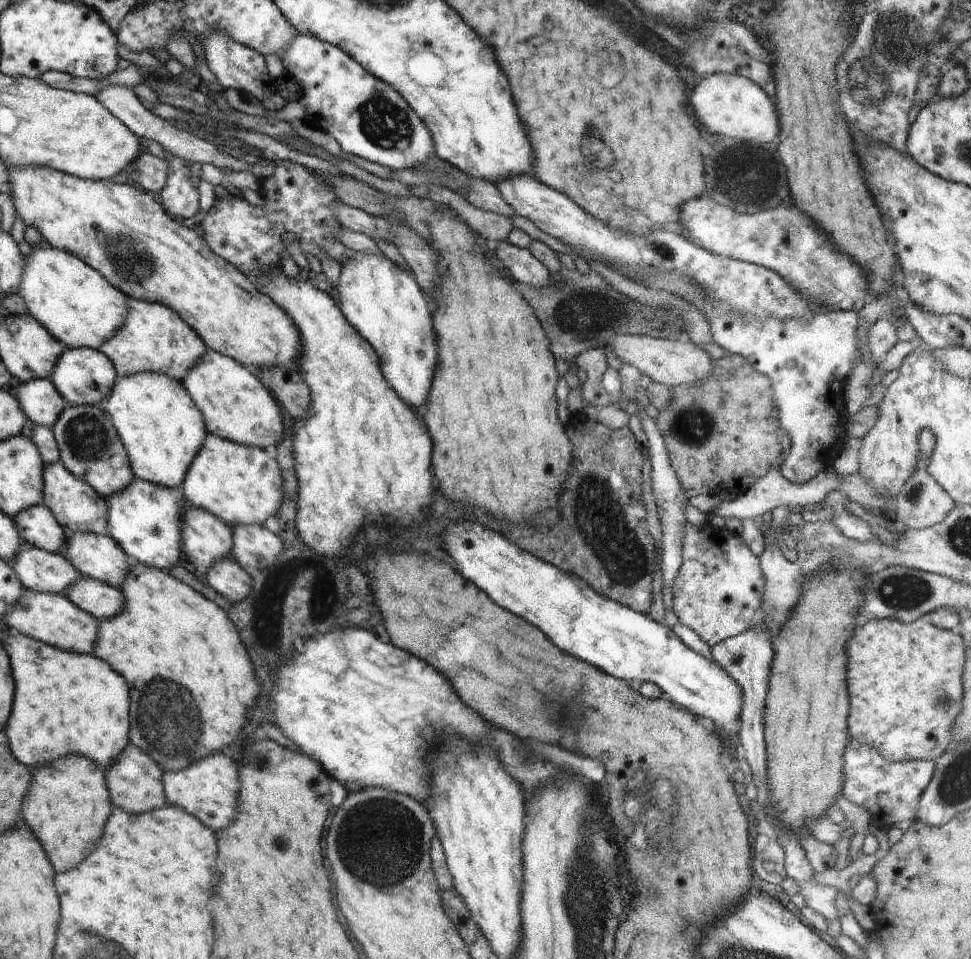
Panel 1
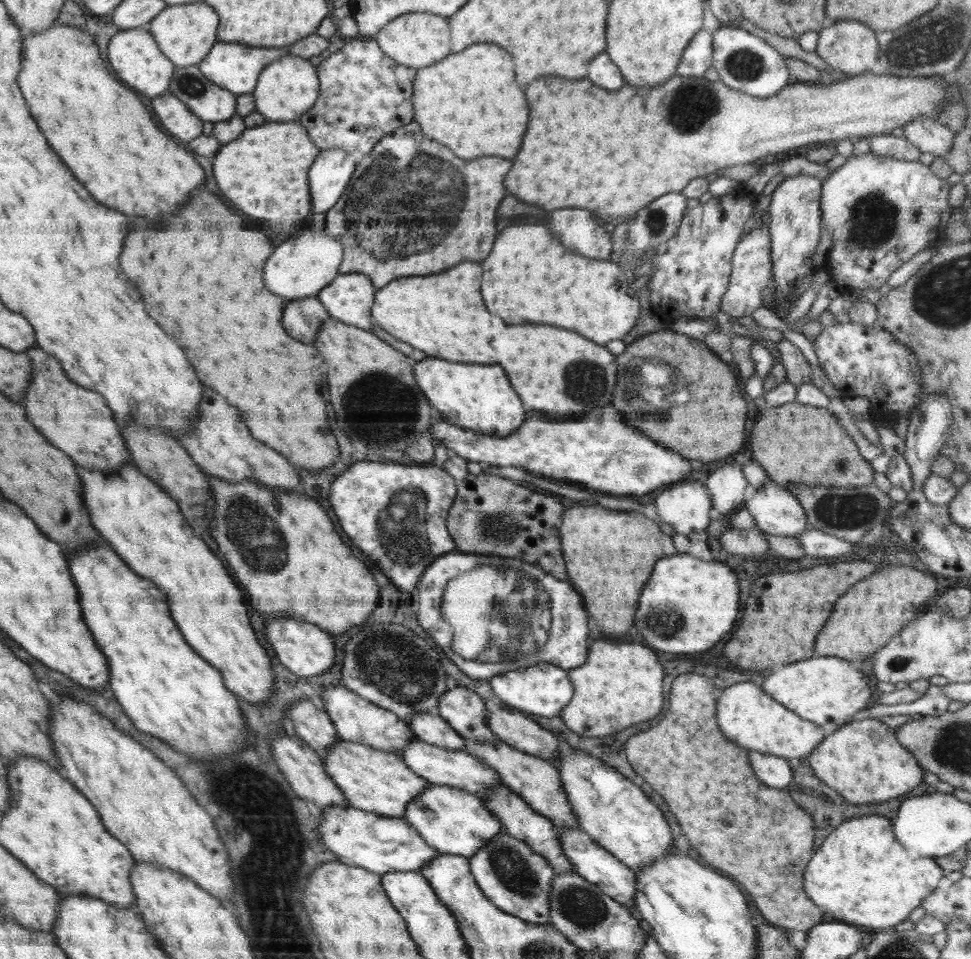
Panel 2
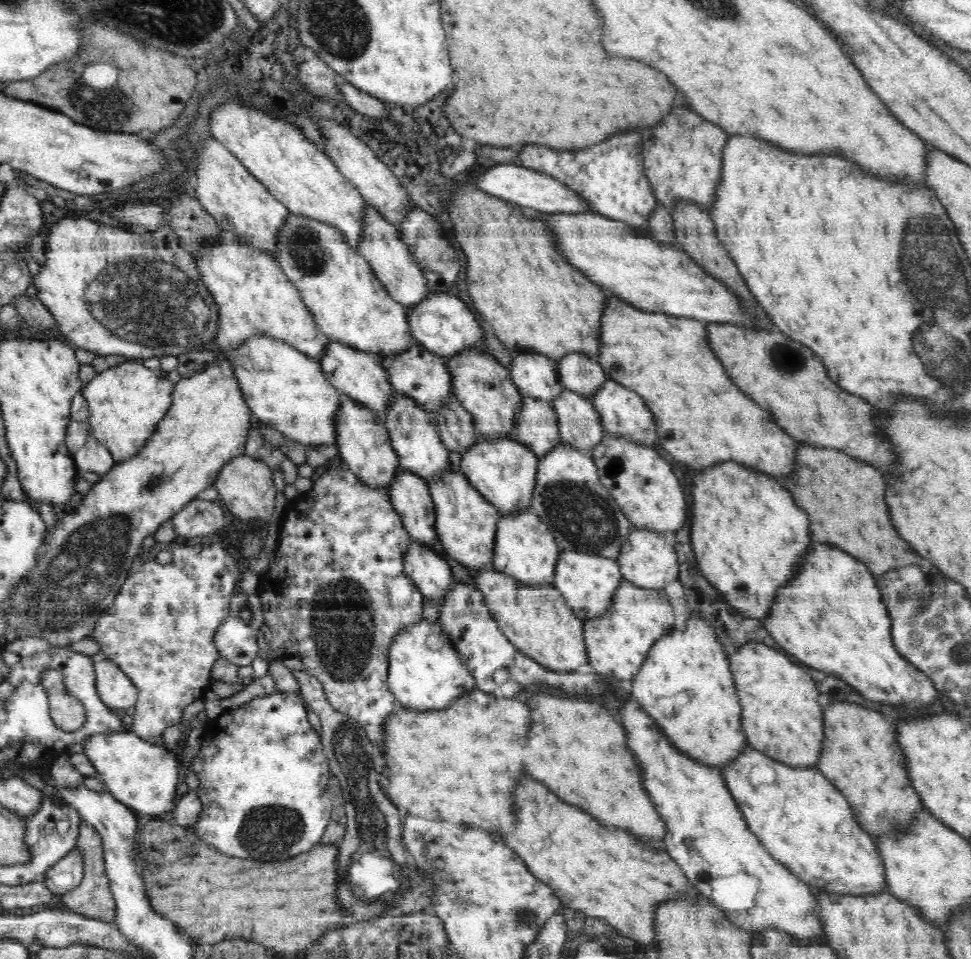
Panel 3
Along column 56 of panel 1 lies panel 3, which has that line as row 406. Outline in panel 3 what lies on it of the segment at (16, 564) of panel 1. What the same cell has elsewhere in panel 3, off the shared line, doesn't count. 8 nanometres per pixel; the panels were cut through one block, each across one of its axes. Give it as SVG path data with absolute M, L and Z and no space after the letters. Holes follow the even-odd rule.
M562 388L563 392L552 402L560 431L561 442L568 442L570 446L578 450L594 450L604 434L603 426L598 411L594 408L591 400L588 400L576 392Z

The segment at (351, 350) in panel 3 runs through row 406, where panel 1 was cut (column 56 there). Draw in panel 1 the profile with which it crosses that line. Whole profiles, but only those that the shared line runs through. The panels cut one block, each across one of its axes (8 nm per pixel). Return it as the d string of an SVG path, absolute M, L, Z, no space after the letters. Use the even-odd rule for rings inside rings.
M66 347L50 380L69 405L95 405L99 407L104 400L108 400L114 382L117 382L117 372L113 362L99 350Z

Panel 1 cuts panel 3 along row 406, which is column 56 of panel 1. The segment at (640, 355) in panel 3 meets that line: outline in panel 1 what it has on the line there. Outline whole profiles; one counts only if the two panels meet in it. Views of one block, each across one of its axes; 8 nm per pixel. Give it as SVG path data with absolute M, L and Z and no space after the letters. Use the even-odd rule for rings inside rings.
M14 631L8 637L8 640L4 642L6 646L10 646L10 662L14 662L14 678L18 678L18 702L14 702L14 718L10 718L10 730L6 730L6 734L10 734L8 737L14 756L24 766L29 767L30 772L34 772L34 769L43 765L54 763L57 759L64 758L67 755L80 755L94 761L101 769L110 768L110 764L116 762L114 758L118 758L128 747L128 742L131 741L128 740L128 730L132 730L132 724L128 722L128 710L131 709L132 695L130 684L125 681L125 678L122 678L122 675L114 671L113 667L94 654L81 655L80 653L69 653Z

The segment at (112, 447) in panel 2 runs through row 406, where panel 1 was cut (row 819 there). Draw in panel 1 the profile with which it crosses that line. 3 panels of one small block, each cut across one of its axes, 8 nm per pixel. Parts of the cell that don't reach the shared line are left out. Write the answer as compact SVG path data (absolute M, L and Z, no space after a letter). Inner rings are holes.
M67 755L54 763L43 765L32 772L30 792L22 804L23 818L49 854L54 870L61 873L76 868L88 854L95 852L104 824L112 814L110 796L102 769L80 755Z

